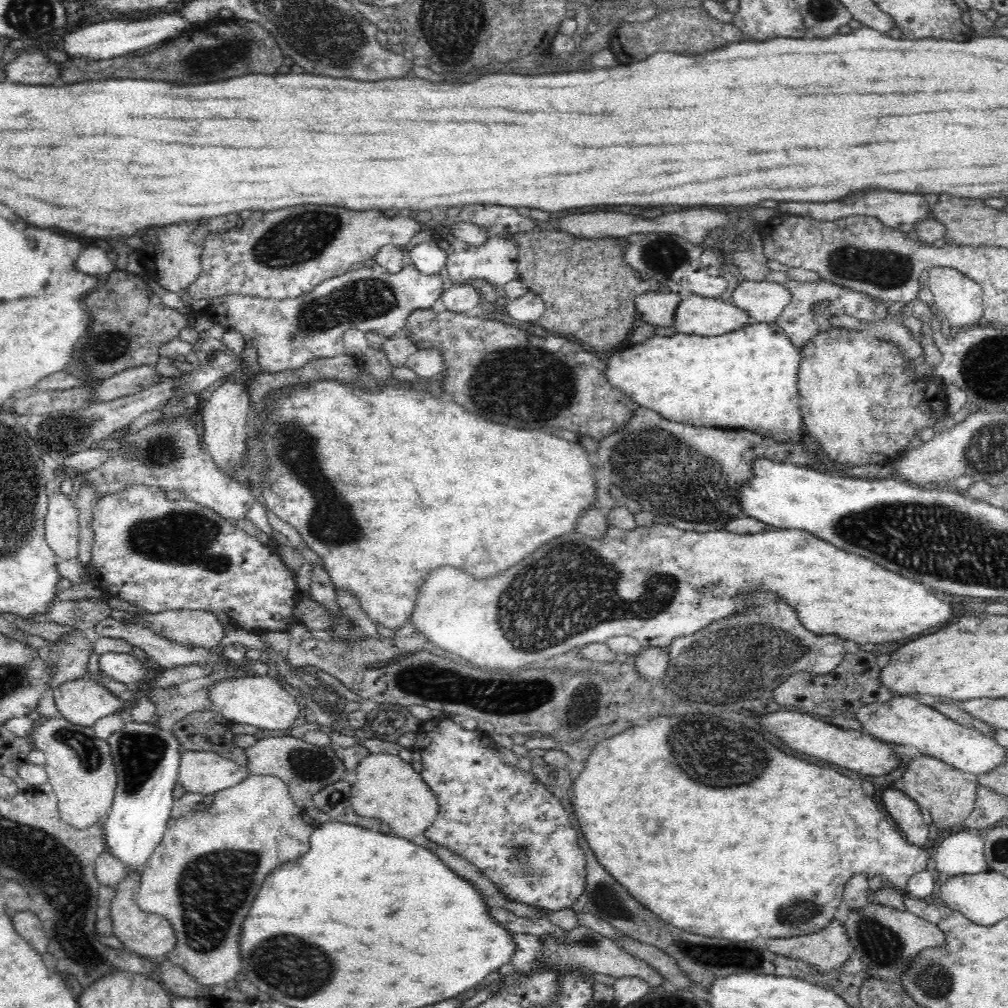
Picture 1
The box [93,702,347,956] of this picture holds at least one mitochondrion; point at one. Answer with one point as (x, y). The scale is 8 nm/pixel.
(140, 752)

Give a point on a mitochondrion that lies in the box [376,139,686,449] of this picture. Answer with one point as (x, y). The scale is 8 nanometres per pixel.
(505, 383)

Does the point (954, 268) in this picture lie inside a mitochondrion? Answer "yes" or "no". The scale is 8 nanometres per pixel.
no

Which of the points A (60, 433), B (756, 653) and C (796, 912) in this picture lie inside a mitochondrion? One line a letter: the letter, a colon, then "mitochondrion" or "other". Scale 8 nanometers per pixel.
A: mitochondrion
B: mitochondrion
C: mitochondrion

